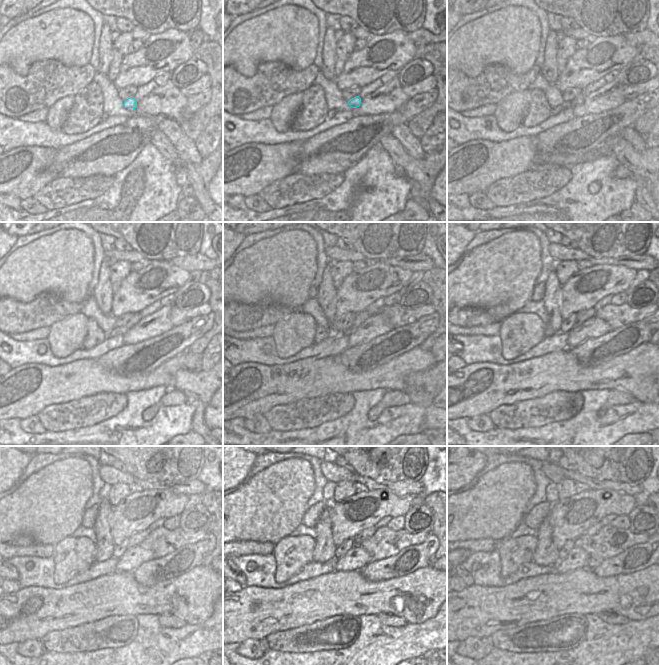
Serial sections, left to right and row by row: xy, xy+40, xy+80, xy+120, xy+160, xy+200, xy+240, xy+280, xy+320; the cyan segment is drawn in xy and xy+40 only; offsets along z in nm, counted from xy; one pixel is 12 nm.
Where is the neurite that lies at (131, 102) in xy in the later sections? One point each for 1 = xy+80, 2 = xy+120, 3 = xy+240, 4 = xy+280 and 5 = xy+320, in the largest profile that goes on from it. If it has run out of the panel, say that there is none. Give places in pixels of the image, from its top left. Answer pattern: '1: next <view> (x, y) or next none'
1: next xy+80 (580, 98)
2: next xy+120 (136, 317)
3: next xy+240 (134, 540)
4: next xy+280 (367, 533)
5: next xy+320 (594, 529)

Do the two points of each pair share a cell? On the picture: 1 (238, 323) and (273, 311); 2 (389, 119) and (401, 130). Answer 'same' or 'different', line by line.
1: same
2: different

